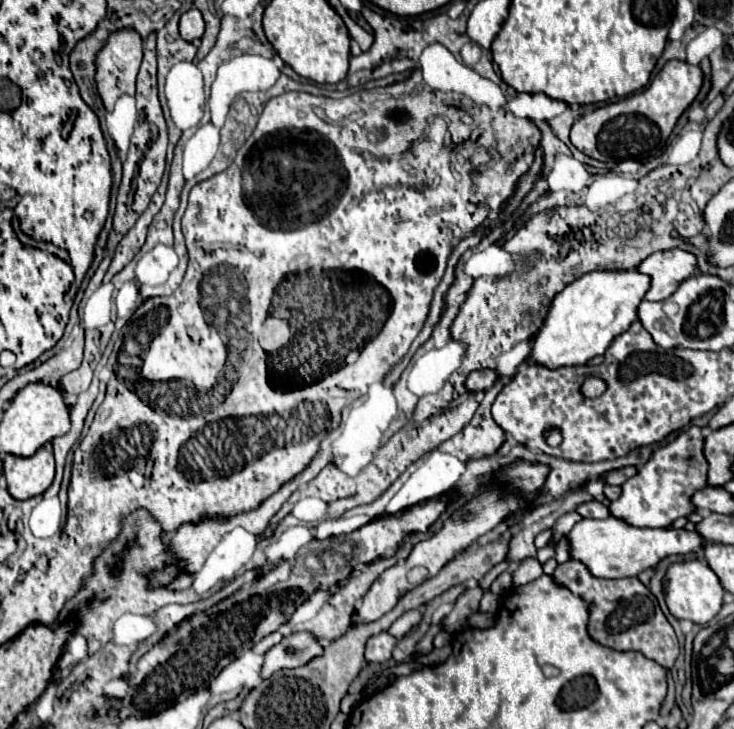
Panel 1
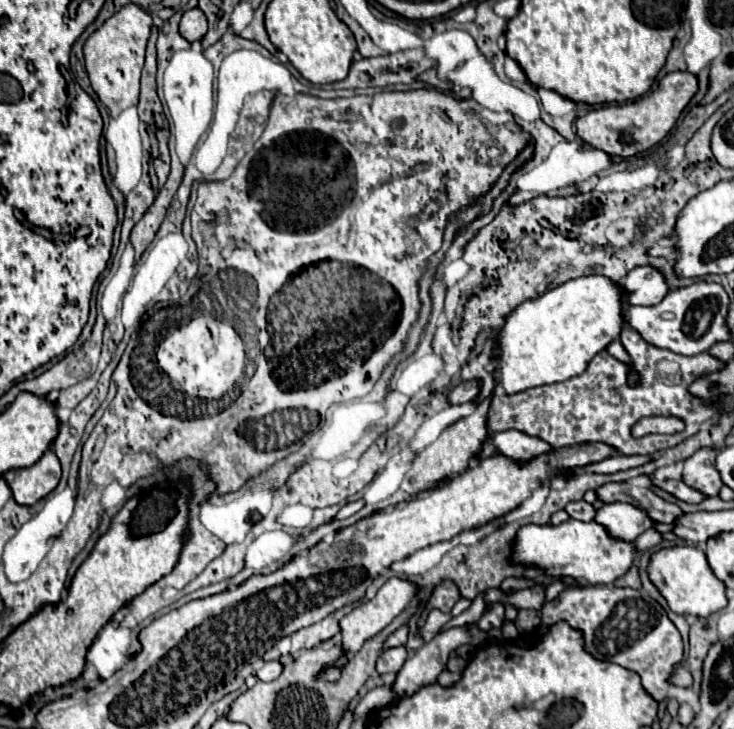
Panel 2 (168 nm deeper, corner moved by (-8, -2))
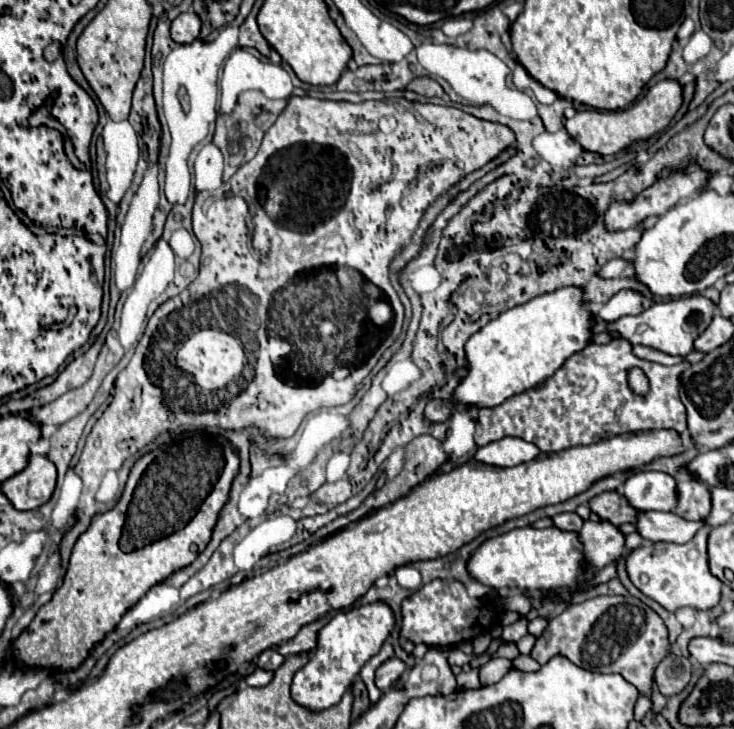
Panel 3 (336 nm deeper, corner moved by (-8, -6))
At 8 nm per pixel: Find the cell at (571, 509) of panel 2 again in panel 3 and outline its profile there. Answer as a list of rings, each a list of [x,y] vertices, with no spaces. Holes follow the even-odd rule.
[[[566,512],[566,514],[556,514],[552,516],[552,522],[556,528],[566,530],[566,532],[578,532],[582,528],[582,518],[576,512]]]

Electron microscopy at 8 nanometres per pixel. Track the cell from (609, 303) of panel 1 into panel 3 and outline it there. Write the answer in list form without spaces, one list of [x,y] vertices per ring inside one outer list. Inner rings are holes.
[[[558,288],[530,302],[502,312],[466,342],[468,374],[452,392],[452,400],[464,406],[494,408],[528,388],[540,386],[572,352],[590,342],[590,312],[584,308],[580,288]]]

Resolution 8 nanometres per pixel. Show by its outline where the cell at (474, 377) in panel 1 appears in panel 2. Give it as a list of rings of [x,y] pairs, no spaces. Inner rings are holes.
[[[468,380],[468,382],[462,382],[460,386],[456,386],[450,396],[448,396],[448,402],[450,404],[462,404],[462,402],[470,402],[478,396],[480,392],[480,380]]]

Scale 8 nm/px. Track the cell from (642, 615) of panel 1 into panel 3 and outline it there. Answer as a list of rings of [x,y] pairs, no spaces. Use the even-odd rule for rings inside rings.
[[[598,596],[592,600],[586,600],[582,604],[570,604],[560,616],[548,622],[548,628],[544,630],[542,638],[536,640],[532,648],[532,658],[538,664],[546,664],[554,656],[564,656],[576,666],[590,670],[590,672],[602,672],[602,674],[620,674],[624,680],[628,680],[632,686],[638,688],[638,692],[650,696],[650,686],[654,678],[654,668],[658,662],[670,652],[668,650],[668,630],[662,622],[662,618],[652,612],[646,604],[632,596]]]

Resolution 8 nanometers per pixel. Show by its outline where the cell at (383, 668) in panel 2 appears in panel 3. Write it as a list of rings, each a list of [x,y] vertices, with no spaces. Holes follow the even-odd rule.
[[[388,658],[378,670],[376,670],[376,686],[380,688],[380,692],[390,690],[406,672],[406,666],[402,660],[398,658]]]

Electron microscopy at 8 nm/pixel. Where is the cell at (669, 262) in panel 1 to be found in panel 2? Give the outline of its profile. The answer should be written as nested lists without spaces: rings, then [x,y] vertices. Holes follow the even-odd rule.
[[[638,266],[622,280],[622,288],[626,288],[628,296],[624,296],[626,304],[654,306],[662,302],[668,294],[668,282],[664,274],[654,266]]]

